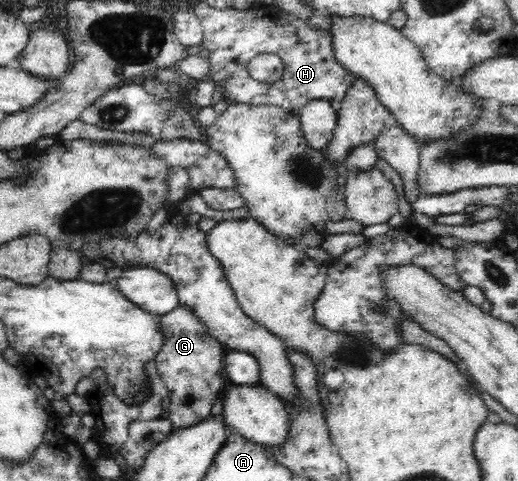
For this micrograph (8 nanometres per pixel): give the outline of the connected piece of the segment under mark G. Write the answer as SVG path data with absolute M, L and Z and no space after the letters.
M181 305L159 317L158 329L163 335L163 347L156 353L154 361L168 389L168 416L173 421L173 429L186 428L209 417L213 403L229 385L224 371L225 351L220 341L207 331L206 325Z

